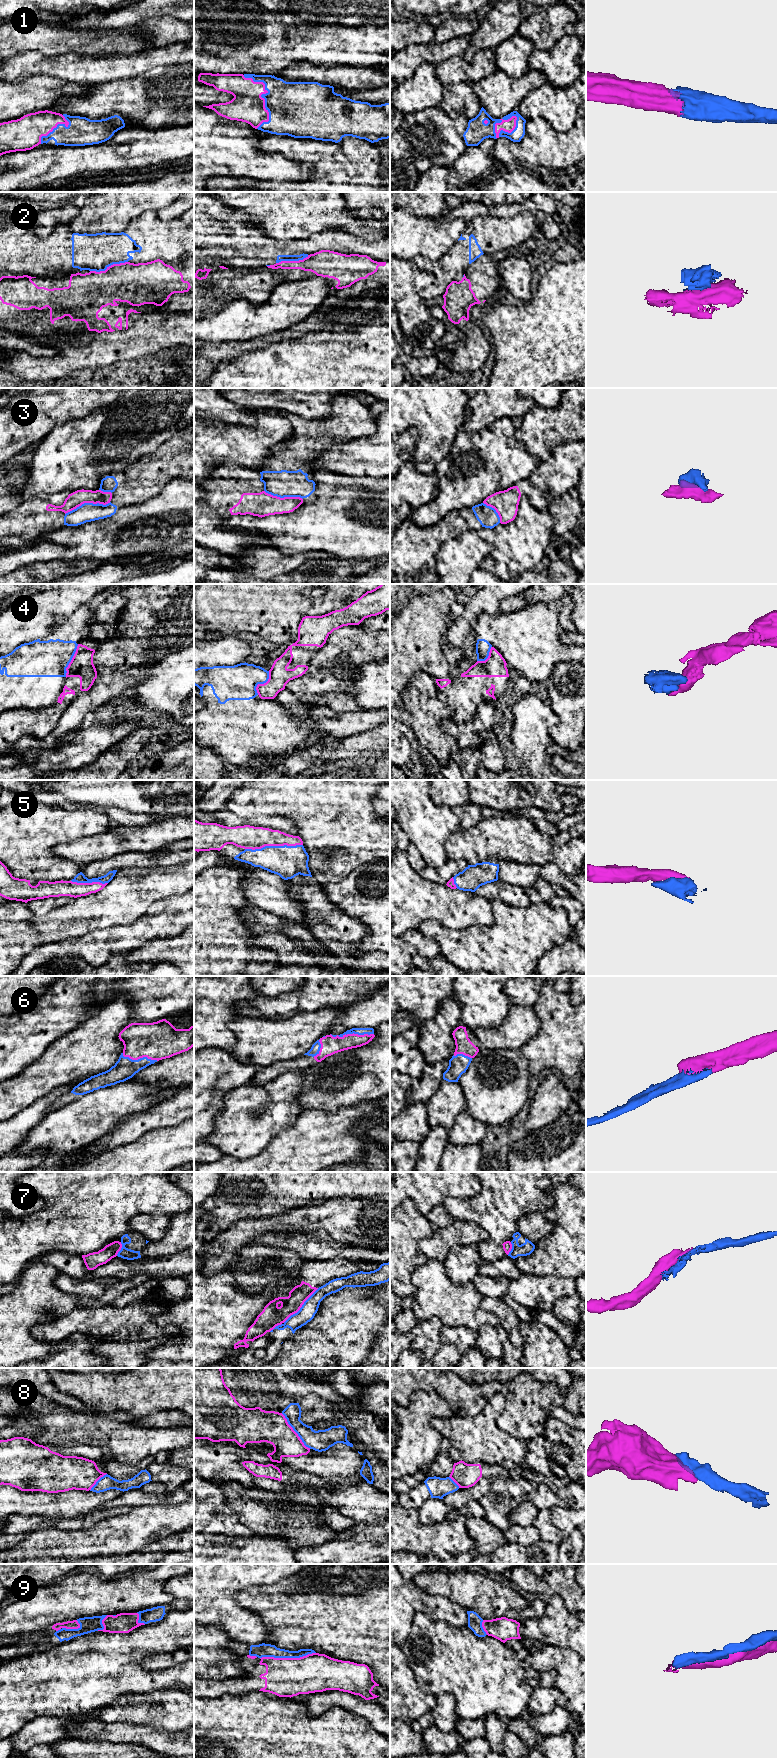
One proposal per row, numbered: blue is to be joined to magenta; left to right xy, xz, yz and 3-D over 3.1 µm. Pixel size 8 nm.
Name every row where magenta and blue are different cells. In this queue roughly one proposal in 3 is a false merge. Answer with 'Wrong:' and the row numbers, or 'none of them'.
Wrong: 2, 3, 4, 7, 8, 9

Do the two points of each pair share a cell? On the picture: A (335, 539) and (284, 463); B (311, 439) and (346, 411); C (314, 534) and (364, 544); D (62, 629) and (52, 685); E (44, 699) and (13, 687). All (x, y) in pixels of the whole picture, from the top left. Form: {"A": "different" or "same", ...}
{"A": "different", "B": "same", "C": "same", "D": "same", "E": "same"}

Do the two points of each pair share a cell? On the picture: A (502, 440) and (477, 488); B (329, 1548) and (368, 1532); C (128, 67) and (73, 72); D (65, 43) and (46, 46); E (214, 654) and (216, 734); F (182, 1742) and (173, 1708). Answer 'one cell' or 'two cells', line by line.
A: one cell
B: one cell
C: one cell
D: one cell
E: two cells
F: two cells

